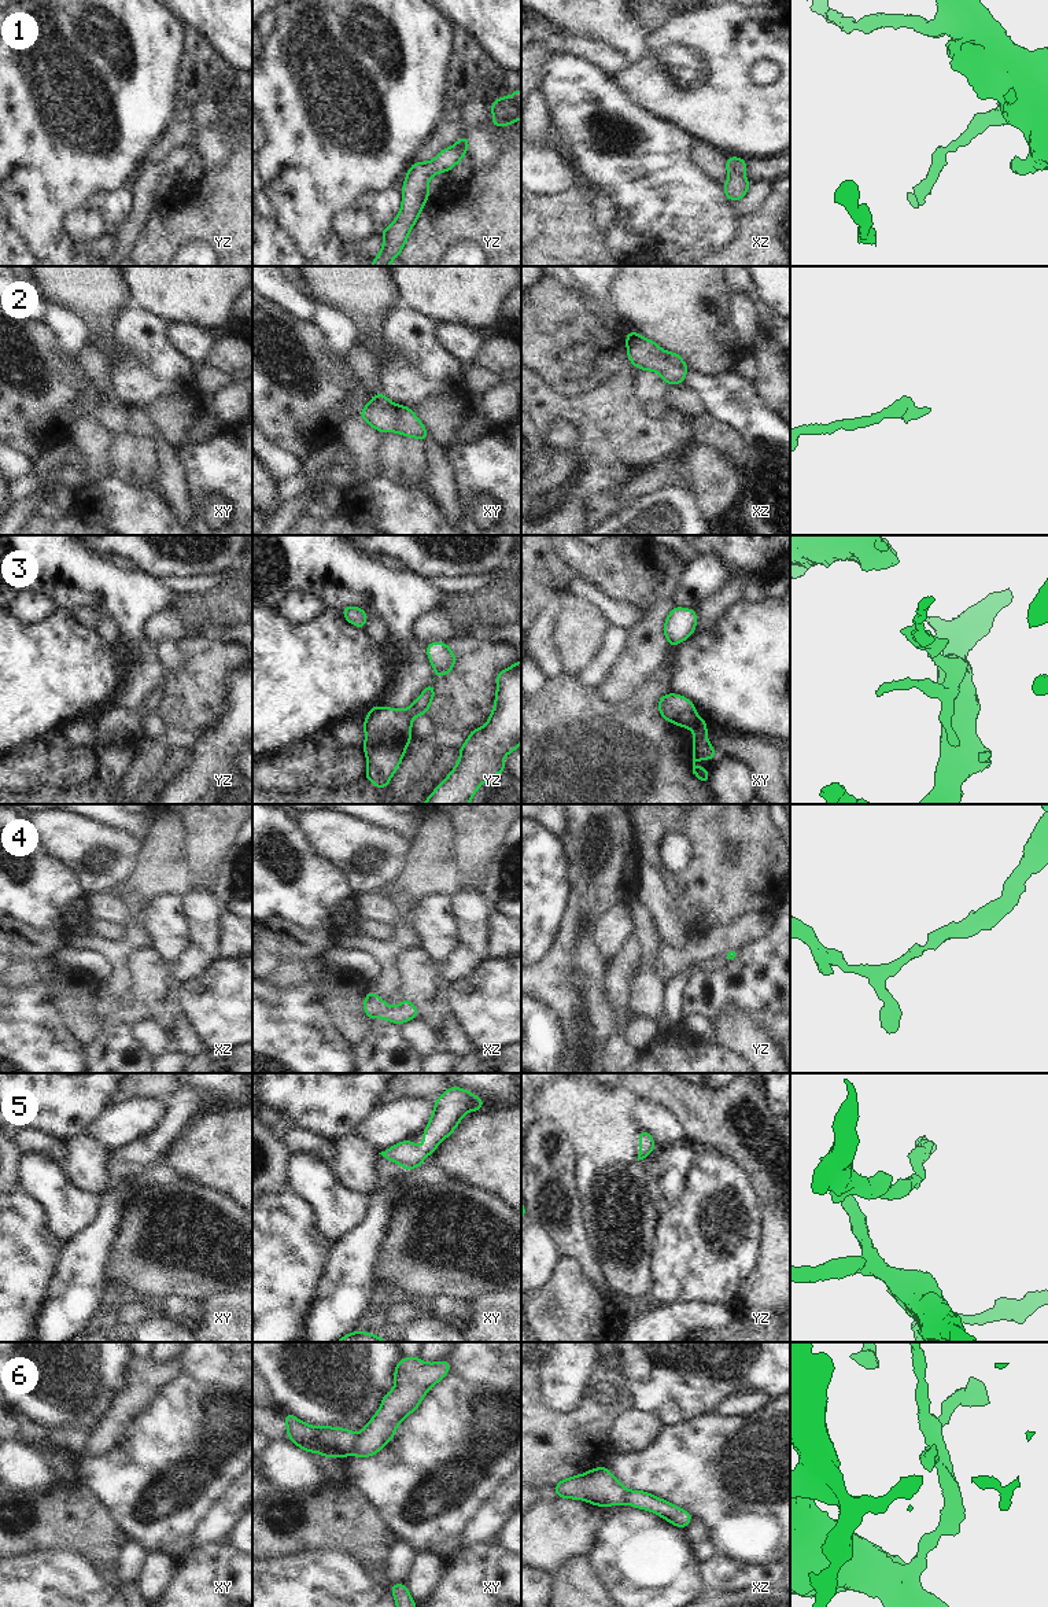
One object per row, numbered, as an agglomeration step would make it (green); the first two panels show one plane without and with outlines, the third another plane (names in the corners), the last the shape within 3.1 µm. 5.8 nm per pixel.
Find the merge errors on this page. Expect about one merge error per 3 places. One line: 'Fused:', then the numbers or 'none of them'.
Fused: 3, 6

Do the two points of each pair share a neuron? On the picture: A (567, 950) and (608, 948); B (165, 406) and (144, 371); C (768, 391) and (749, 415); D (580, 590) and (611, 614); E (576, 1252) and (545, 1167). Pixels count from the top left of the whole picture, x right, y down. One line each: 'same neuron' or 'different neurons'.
A: different neurons
B: different neurons
C: different neurons
D: same neuron
E: same neuron

